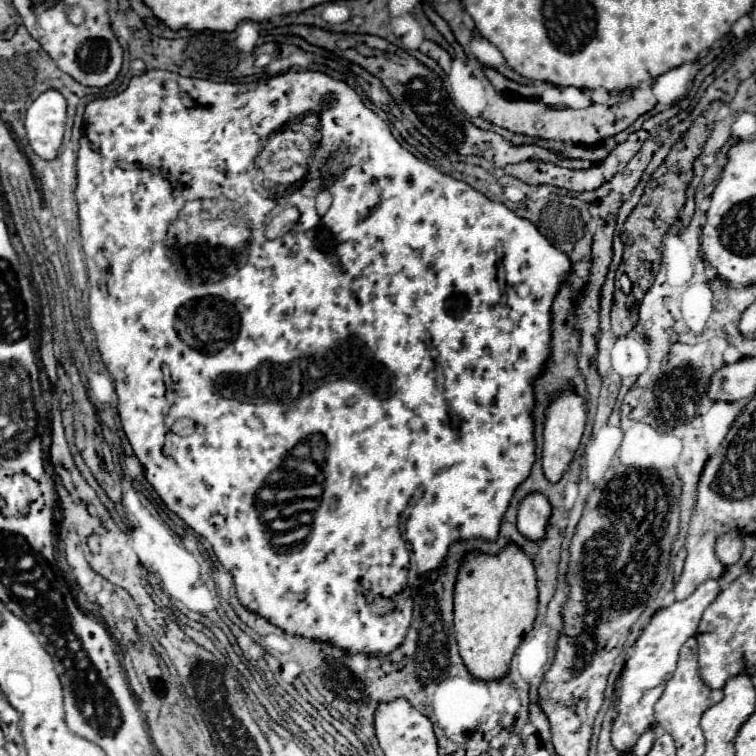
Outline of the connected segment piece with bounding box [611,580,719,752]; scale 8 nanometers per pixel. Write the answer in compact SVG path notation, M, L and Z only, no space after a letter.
M705 580L689 598L655 612L649 624L645 626L641 638L637 640L637 644L629 650L629 658L625 664L627 674L623 676L623 682L619 686L617 716L611 732L611 740L617 750L621 752L633 750L637 738L653 722L653 706L661 698L667 680L675 672L679 650L691 636L697 634L697 626L703 616L703 610L717 598L717 594L719 594L719 582Z

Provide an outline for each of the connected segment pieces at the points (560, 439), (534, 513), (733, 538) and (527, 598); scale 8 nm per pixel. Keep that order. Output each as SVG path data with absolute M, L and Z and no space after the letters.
M565 390L553 404L547 408L545 414L545 428L543 428L543 472L549 482L559 482L563 474L569 470L575 450L579 448L581 436L585 430L585 404L583 398L577 396L573 390Z
M529 494L517 512L519 532L531 540L541 542L547 538L547 528L551 526L551 506L543 494Z
M737 532L719 538L717 558L719 558L725 566L735 564L735 562L741 558L741 554L743 554L743 538L741 538Z
M507 546L499 556L467 556L465 564L459 570L459 578L455 584L455 634L459 642L459 654L469 670L469 674L477 680L501 680L509 674L511 658L521 644L523 636L531 632L533 622L537 618L537 584L535 584L535 570L531 560L517 548Z

